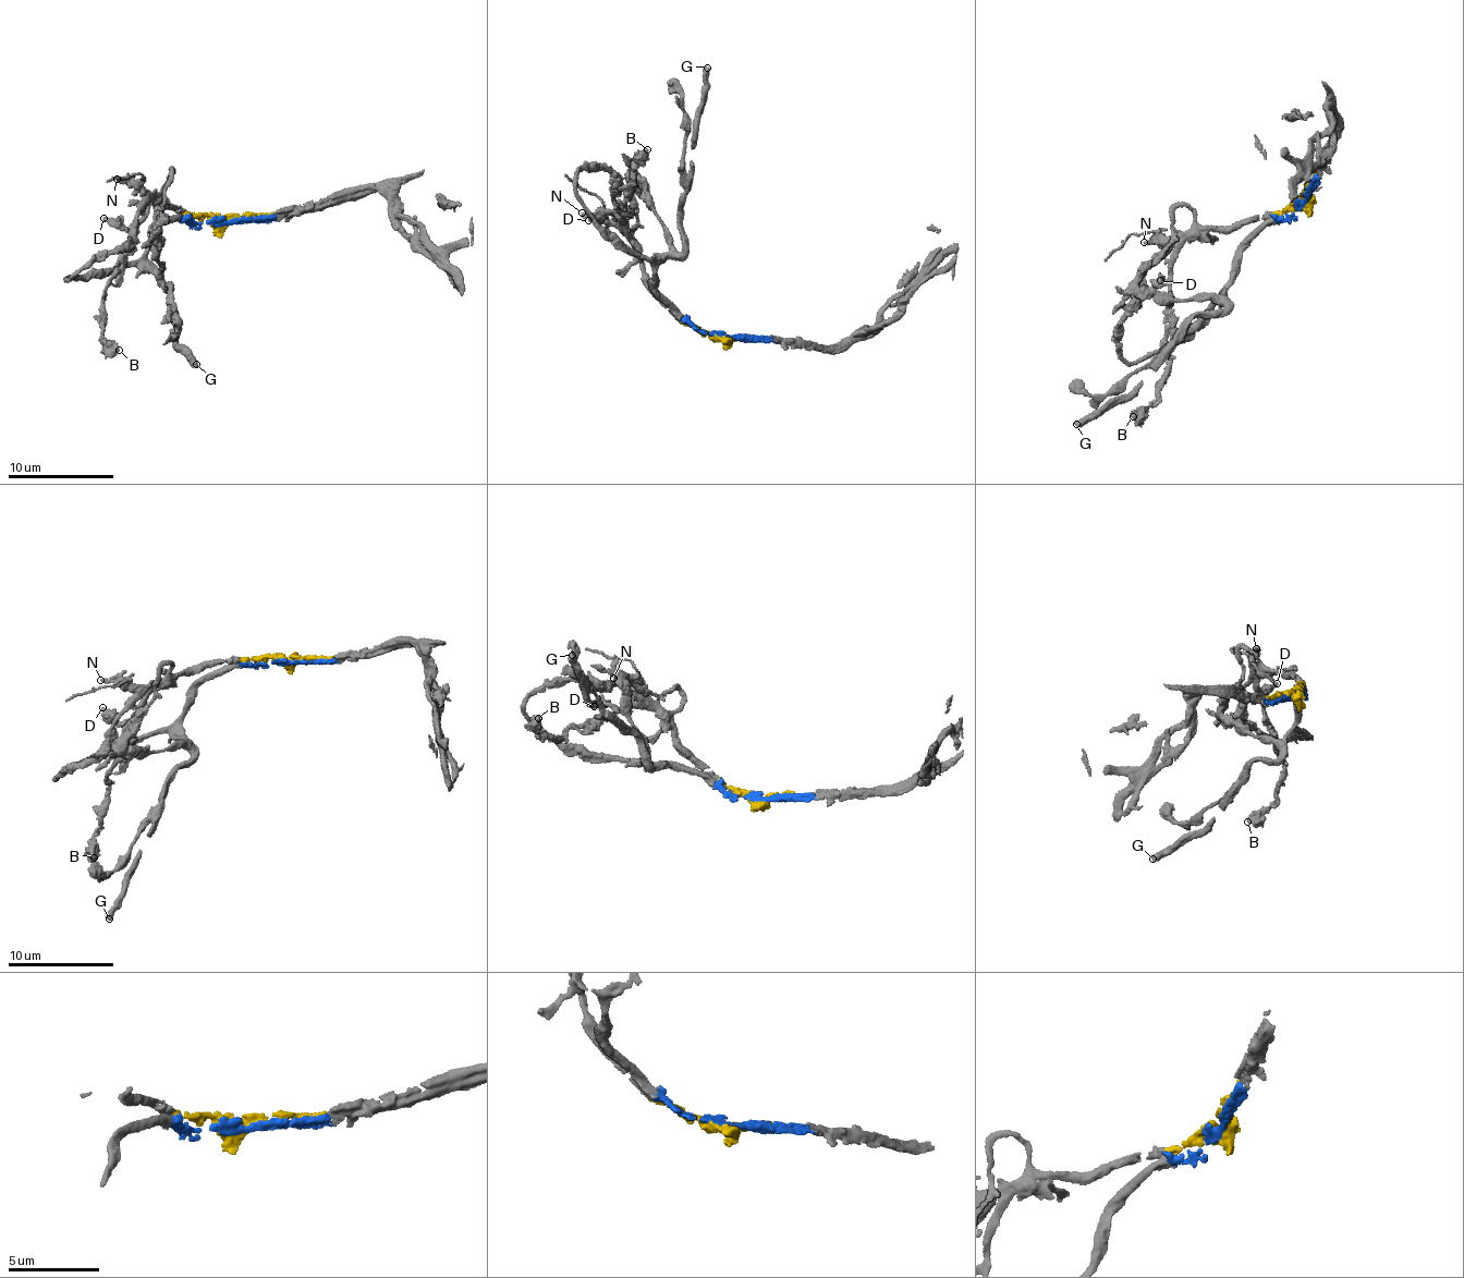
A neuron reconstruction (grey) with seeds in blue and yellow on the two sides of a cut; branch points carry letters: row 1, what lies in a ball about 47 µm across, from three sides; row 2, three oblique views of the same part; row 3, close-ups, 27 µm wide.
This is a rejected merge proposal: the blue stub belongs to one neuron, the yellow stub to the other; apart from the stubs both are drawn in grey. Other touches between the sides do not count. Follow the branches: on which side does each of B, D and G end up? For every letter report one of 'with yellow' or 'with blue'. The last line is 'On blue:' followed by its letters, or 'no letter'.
B: with yellow
D: with yellow
G: with blue
On blue: G

